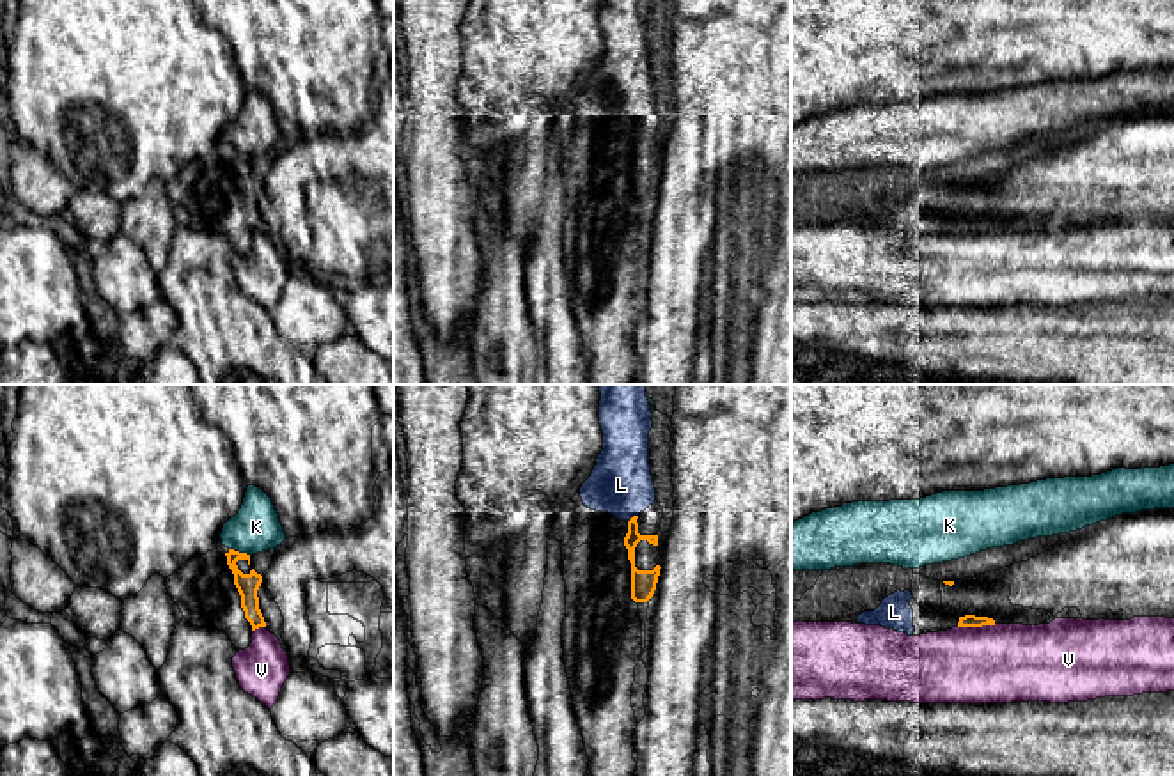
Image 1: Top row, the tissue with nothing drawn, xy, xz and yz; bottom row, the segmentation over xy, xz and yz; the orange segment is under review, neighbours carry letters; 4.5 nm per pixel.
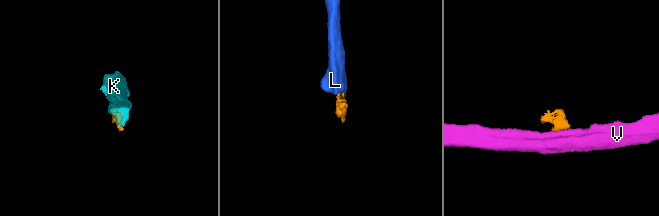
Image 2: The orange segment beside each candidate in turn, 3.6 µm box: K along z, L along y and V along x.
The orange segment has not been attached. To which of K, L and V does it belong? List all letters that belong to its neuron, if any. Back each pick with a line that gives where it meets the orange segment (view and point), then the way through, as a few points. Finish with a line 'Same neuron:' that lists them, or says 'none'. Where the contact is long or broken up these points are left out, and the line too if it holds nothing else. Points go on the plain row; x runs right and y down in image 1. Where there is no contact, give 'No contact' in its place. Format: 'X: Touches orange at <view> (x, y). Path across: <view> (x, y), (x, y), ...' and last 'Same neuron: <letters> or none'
L: Touches orange at xz (632, 121)
Same neuron: L

